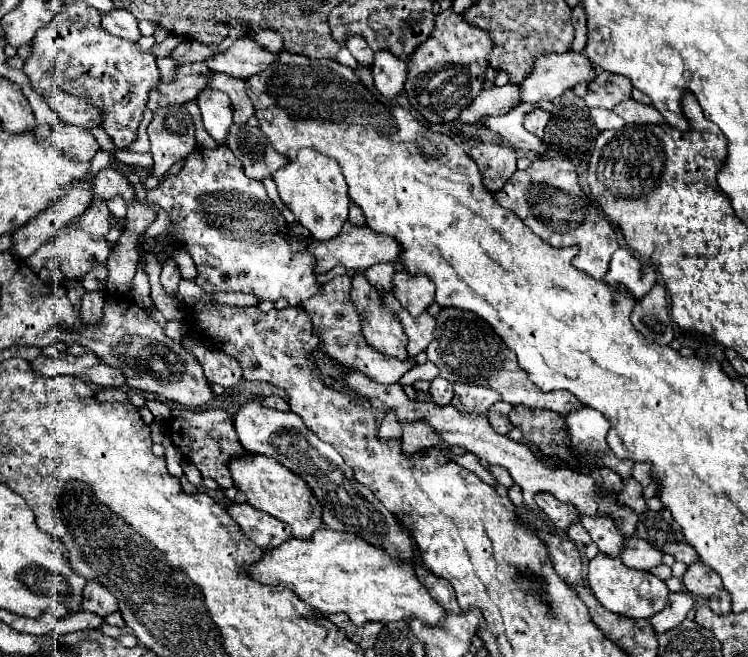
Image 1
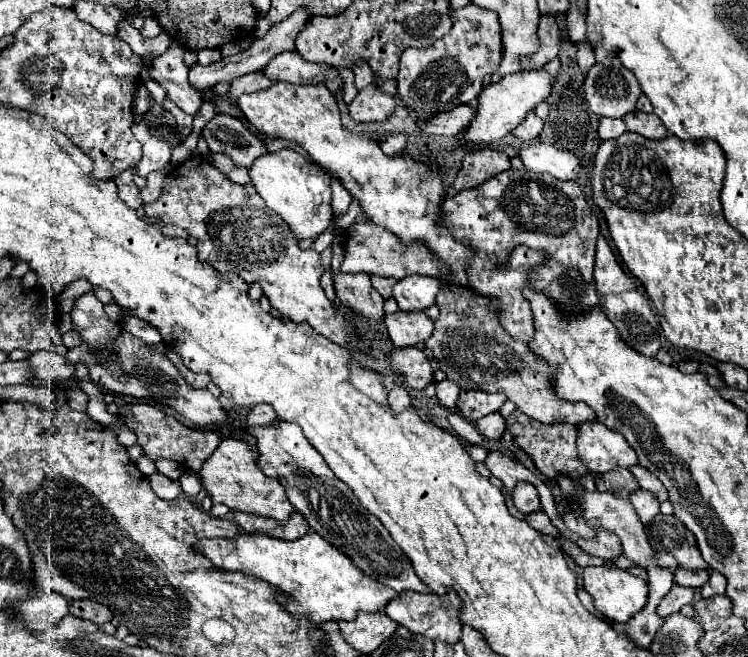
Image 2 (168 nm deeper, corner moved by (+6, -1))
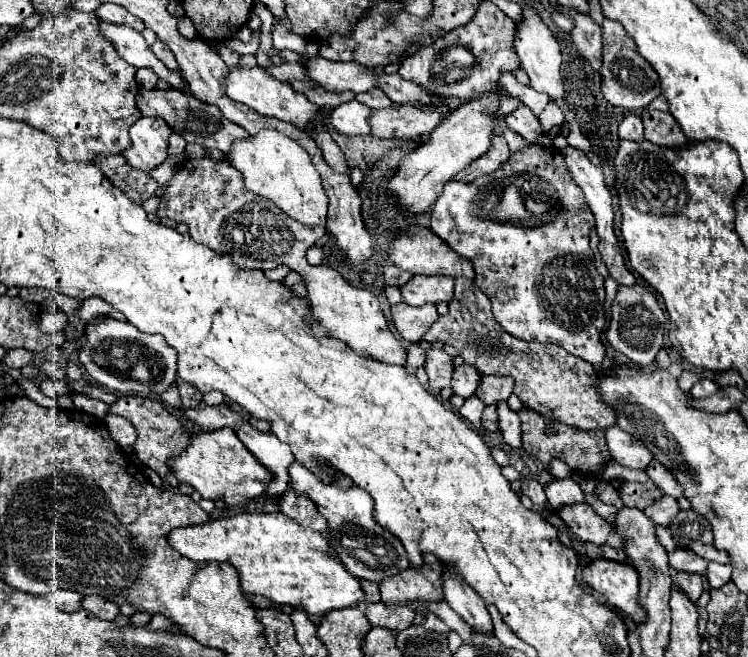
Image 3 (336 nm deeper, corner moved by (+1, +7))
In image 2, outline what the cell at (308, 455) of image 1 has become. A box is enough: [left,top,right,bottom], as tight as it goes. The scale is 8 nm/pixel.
[247,423,431,593]

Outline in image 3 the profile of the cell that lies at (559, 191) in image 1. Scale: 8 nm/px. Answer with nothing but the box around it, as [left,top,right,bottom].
[430,149,604,367]

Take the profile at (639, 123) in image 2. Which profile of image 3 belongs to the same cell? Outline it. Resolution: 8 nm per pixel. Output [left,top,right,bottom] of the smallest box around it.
[640,109,688,147]

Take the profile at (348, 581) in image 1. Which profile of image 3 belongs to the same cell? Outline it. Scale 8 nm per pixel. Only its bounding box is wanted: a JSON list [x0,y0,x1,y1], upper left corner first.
[168,511,366,615]

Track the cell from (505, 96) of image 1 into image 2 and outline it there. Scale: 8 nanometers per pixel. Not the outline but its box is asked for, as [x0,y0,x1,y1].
[417,105,475,135]

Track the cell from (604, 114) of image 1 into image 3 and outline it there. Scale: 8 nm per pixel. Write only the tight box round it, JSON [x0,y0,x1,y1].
[618,113,644,141]

